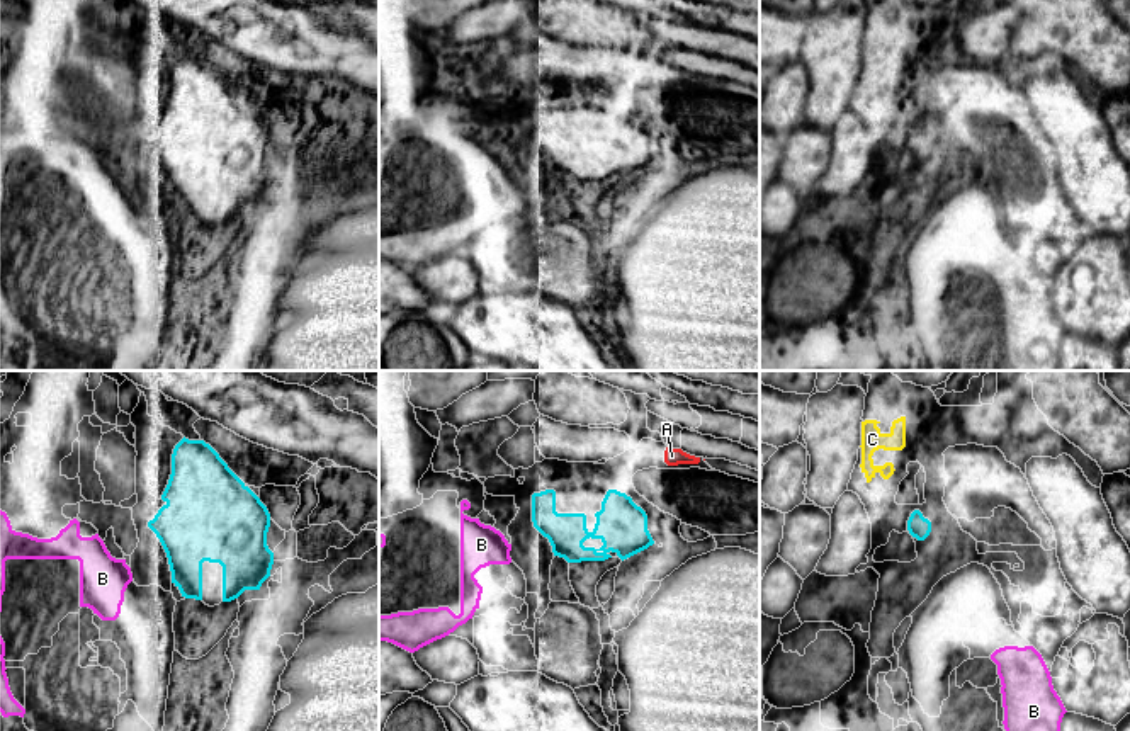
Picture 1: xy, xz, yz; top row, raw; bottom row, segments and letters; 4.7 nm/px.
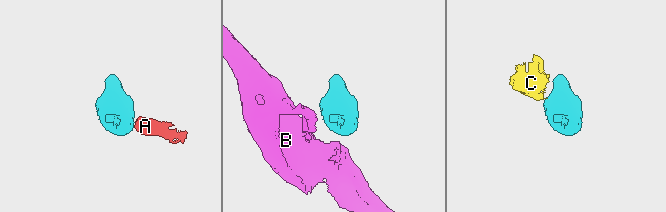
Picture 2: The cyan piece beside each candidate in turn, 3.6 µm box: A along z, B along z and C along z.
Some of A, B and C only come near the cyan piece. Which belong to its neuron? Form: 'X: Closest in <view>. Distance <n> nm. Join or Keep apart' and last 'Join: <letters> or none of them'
A: Closest in xz. Distance 240 nm. Keep apart
B: Closest in xz. Distance 140 nm. Keep apart
C: Closest in yz. Distance 200 nm. Keep apart
Join: none of them

